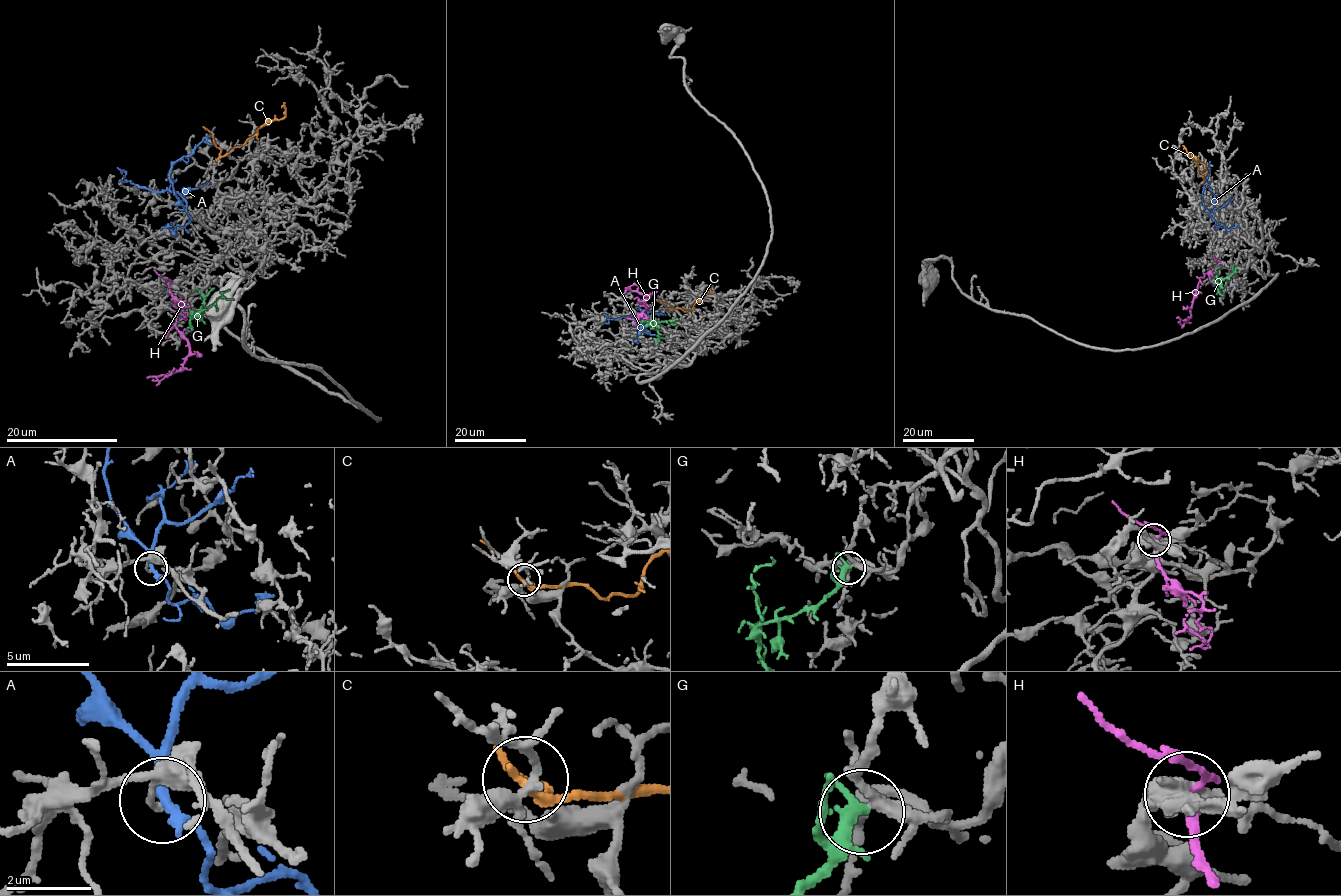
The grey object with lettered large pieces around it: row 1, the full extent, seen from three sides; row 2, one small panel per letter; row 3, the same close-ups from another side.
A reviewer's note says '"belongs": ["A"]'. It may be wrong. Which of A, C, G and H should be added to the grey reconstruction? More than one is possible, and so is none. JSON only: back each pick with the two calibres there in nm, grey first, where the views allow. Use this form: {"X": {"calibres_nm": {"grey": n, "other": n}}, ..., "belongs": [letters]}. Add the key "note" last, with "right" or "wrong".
{"G": {"calibres_nm": {"grey": 240, "other": 260}}, "belongs": ["G"], "note": "wrong"}

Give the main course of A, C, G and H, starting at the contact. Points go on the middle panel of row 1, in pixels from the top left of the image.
A: (648, 316), (636, 307), (665, 315)
C: (667, 307), (691, 310), (696, 302), (710, 293), (710, 288)
G: (656, 341), (657, 324), (670, 320), (675, 324)
H: (636, 325), (645, 309), (640, 302), (649, 297), (628, 288), (638, 281)

